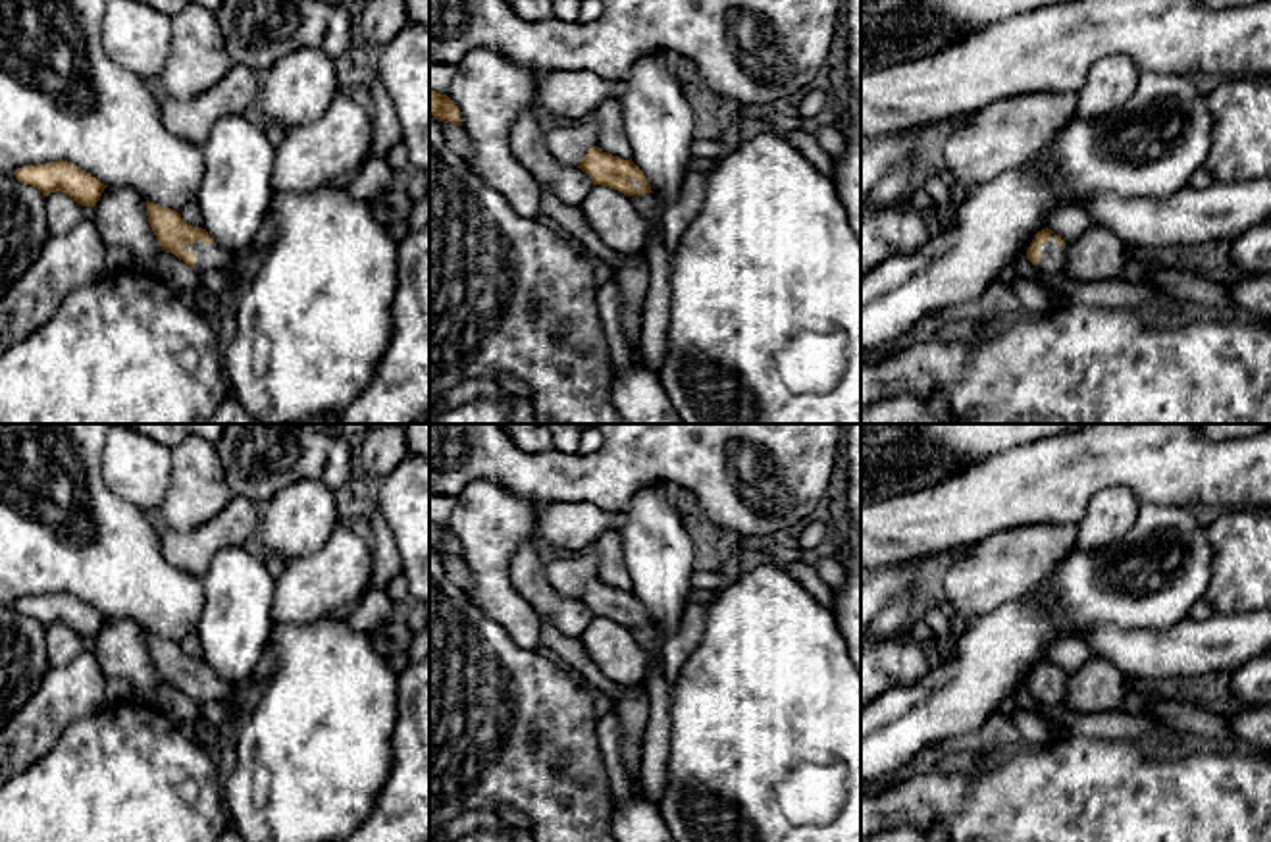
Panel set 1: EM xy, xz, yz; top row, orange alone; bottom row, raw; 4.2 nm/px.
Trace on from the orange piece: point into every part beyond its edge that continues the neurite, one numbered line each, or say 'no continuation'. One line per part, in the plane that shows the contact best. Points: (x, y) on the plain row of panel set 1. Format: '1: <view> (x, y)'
1: xy (207, 688)

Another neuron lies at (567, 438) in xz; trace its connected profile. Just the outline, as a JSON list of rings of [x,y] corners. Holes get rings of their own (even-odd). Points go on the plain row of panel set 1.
[[[551,424],[553,445],[557,453],[578,453],[582,432],[576,424]]]

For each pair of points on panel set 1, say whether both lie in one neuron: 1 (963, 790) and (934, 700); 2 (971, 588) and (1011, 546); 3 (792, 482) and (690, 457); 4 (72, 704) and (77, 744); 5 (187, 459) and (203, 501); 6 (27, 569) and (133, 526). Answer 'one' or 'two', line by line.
1: two
2: one
3: one
4: two
5: one
6: one

